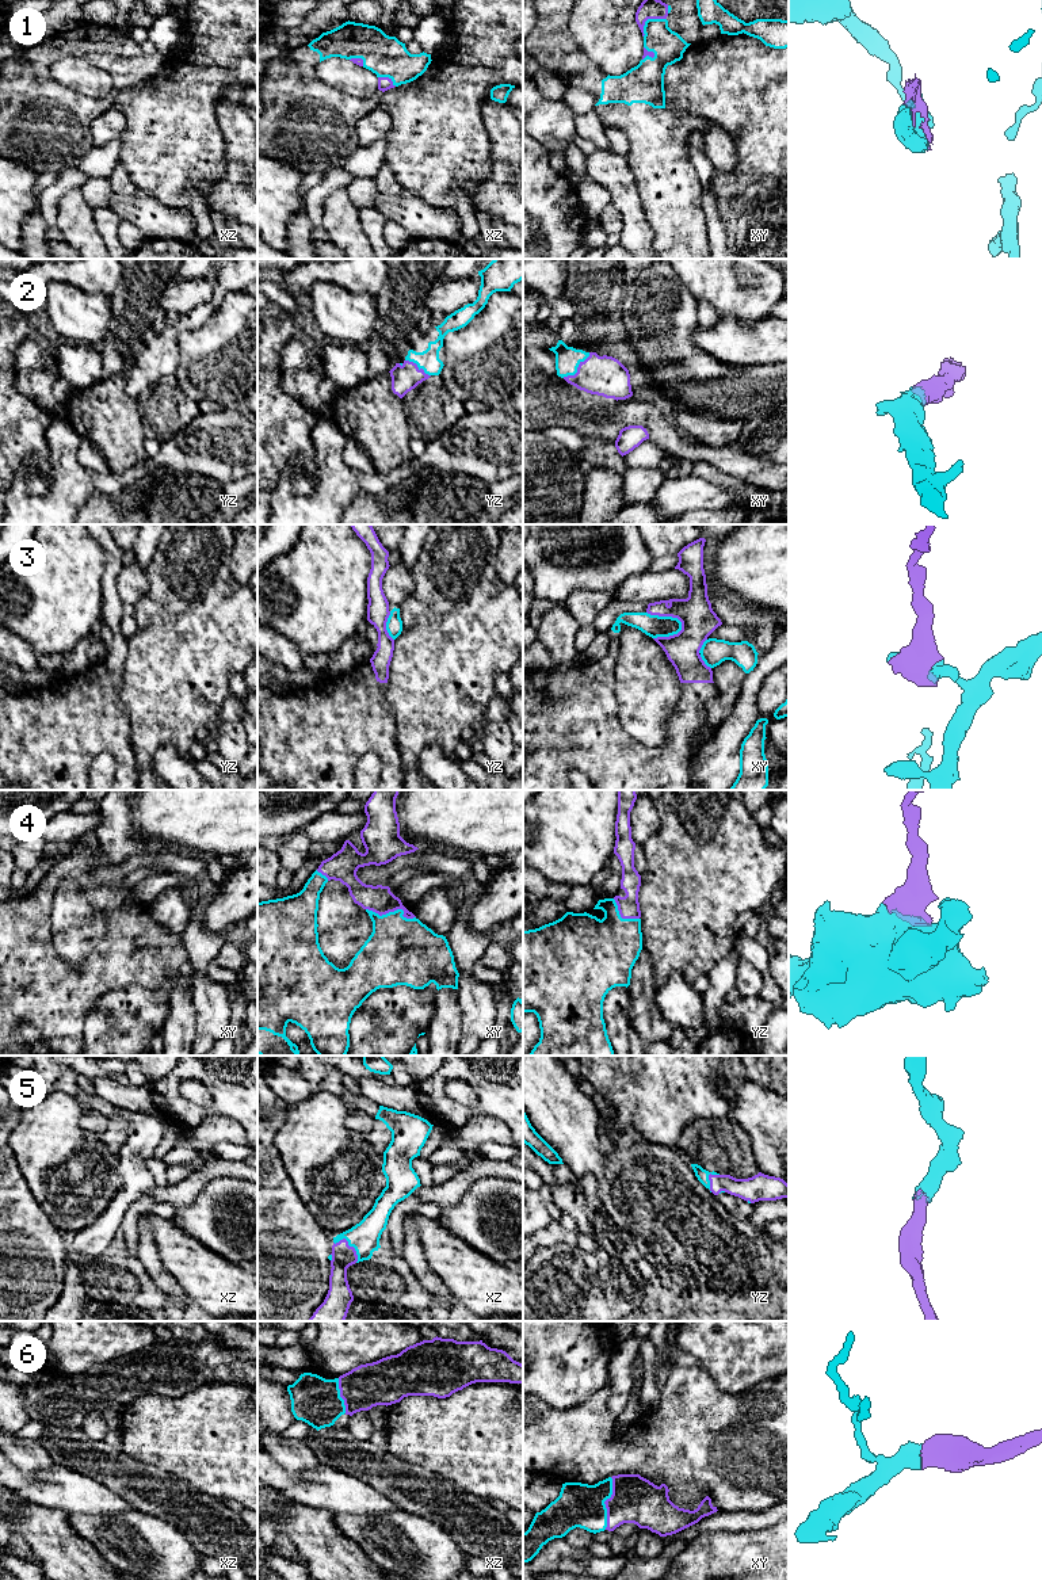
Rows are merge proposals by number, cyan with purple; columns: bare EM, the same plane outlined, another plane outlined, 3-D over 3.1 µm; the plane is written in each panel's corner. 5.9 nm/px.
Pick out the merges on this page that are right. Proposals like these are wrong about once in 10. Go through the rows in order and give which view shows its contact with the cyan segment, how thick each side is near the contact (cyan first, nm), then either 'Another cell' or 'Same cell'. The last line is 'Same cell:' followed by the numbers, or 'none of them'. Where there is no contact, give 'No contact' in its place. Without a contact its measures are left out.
1: Touches cyan in xy. Thickness 190 nm (cyan) against 110 nm. Another cell
2: Touches cyan in xy. Thickness 140 nm (cyan) against 240 nm. Same cell
3: Touches cyan in xy. Thickness 130 nm (cyan) against 200 nm. Another cell
4: Touches cyan in xy. Thickness 400 nm (cyan) against 160 nm. Same cell
5: Touches cyan in xz. Thickness 180 nm (cyan) against 140 nm. Same cell
6: Touches cyan in xy. Thickness 260 nm (cyan) against 280 nm. Same cell
Same cell: 2, 4, 5, 6

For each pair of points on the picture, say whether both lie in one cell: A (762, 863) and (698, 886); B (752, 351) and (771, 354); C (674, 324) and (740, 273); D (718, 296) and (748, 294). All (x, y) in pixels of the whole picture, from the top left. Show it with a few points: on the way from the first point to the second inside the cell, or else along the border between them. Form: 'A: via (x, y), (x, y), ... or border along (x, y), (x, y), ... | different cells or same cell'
A: via (745, 870), (714, 870) | same cell
B: via (756, 351), (767, 351) | same cell
C: border along (676, 275), (697, 301) | different cells
D: via (725, 294), (741, 294) | same cell

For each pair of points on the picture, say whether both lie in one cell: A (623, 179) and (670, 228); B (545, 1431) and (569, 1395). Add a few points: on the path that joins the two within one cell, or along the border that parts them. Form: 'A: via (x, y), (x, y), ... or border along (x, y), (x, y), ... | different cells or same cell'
A: border along (628, 165), (634, 178), (644, 216), (651, 225) | different cells
B: border along (537, 1396), (560, 1409), (573, 1408), (588, 1400) | different cells

